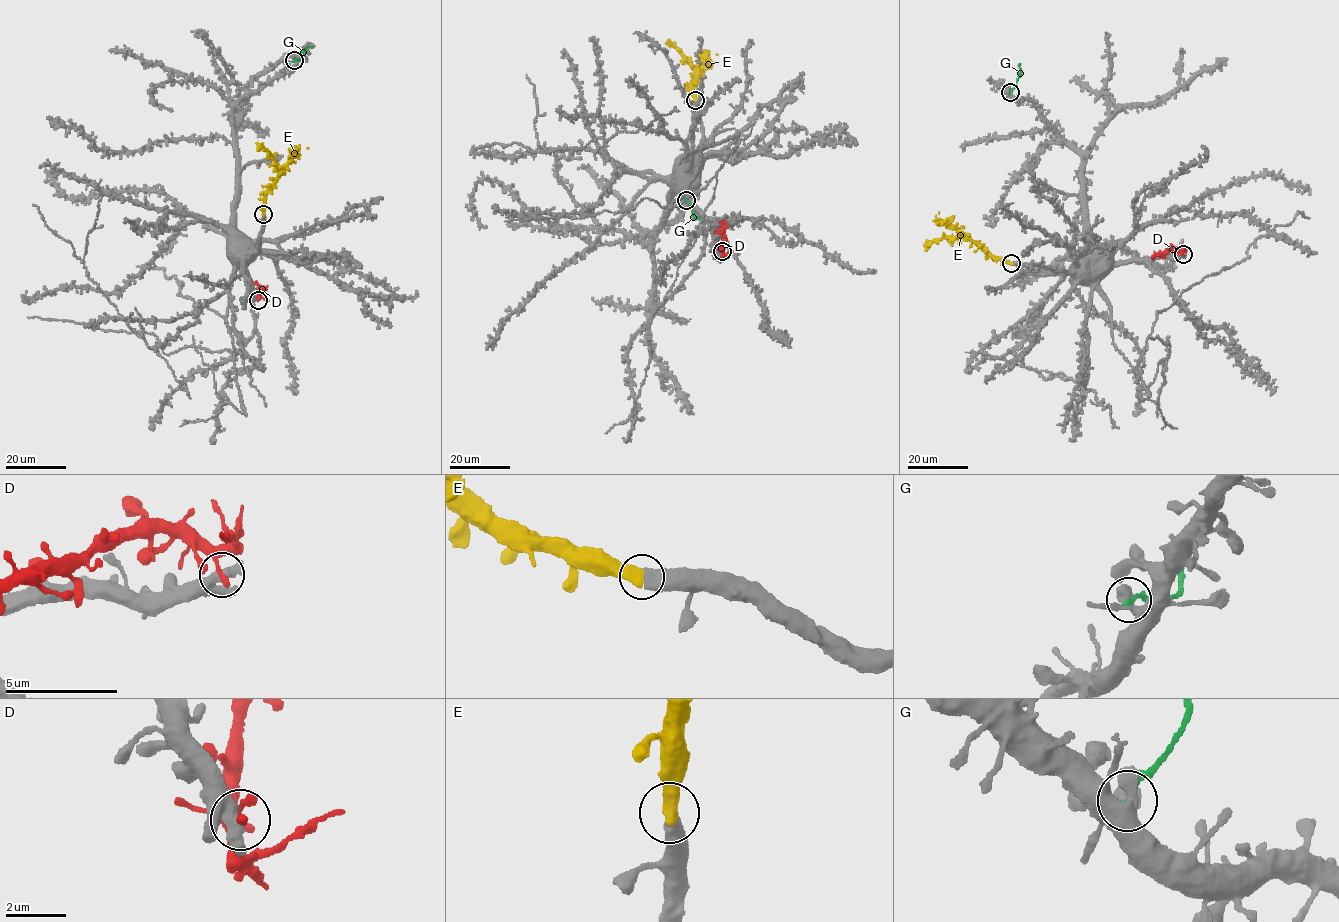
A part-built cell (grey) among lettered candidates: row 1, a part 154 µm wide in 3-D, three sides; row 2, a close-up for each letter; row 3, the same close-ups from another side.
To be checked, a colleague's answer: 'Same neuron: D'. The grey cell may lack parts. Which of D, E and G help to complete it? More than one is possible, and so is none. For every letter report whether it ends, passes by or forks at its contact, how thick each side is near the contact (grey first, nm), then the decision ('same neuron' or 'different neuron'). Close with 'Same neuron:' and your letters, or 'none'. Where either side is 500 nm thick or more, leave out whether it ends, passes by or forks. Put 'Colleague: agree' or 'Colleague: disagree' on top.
Colleague: disagree
D: it ends; calibres 480 and 240 nm; different neuron
E: calibres 600 and 600 nm; same neuron
G: calibres 500 and 220 nm; different neuron
Same neuron: E

